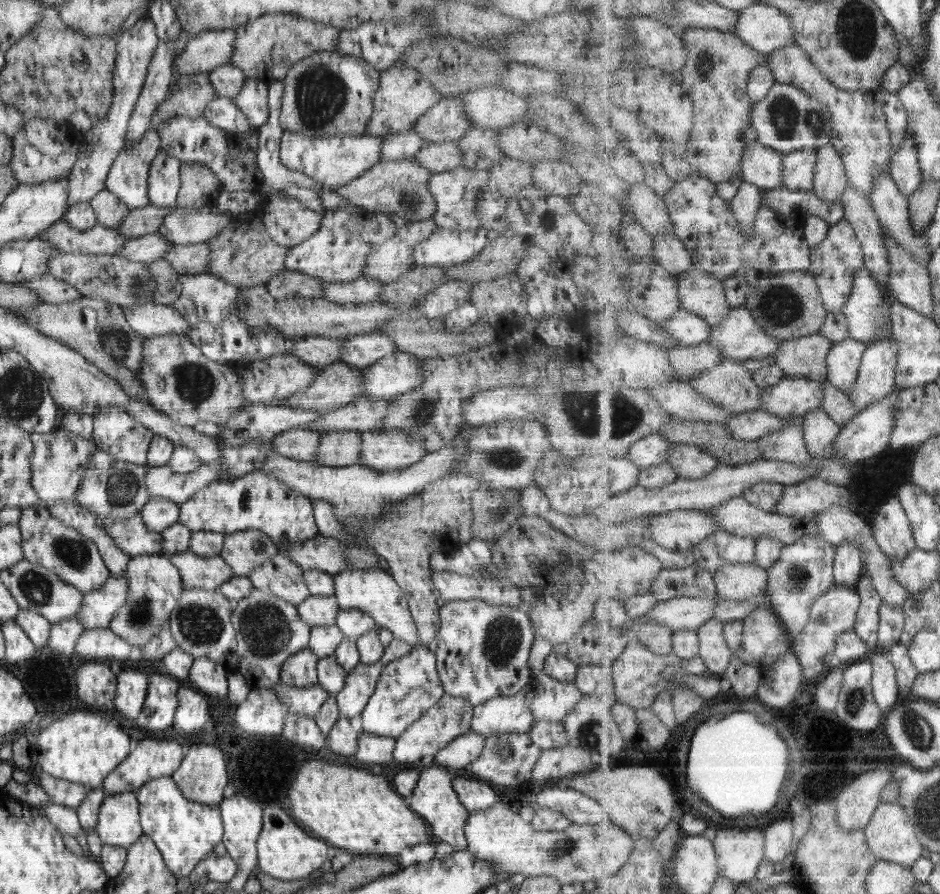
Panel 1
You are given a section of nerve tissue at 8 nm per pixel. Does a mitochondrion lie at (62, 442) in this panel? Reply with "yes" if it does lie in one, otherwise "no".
no

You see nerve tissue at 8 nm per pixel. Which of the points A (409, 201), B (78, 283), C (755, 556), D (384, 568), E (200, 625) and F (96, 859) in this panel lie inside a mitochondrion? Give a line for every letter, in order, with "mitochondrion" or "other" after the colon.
A: mitochondrion
B: other
C: other
D: other
E: mitochondrion
F: other

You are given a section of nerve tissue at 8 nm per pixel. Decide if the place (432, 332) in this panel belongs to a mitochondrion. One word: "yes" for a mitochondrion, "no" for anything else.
no

